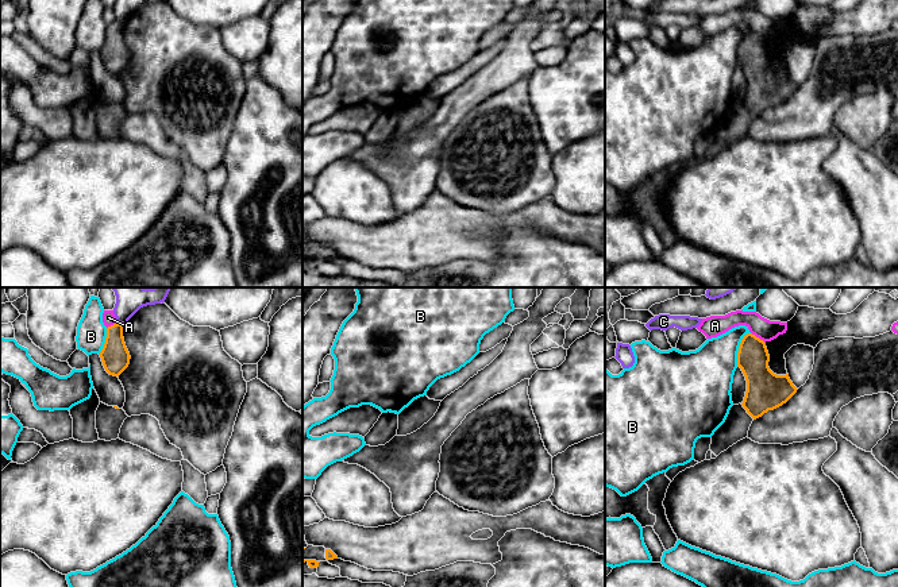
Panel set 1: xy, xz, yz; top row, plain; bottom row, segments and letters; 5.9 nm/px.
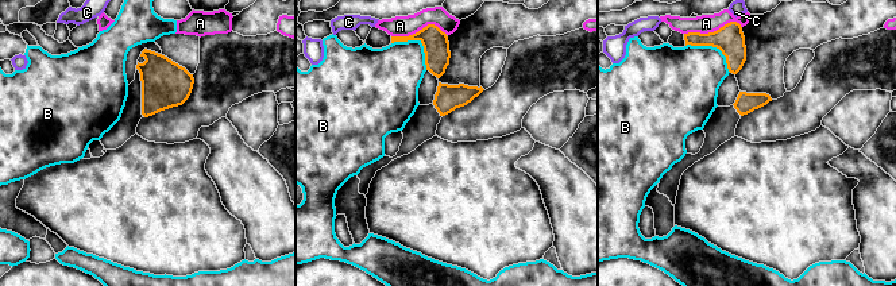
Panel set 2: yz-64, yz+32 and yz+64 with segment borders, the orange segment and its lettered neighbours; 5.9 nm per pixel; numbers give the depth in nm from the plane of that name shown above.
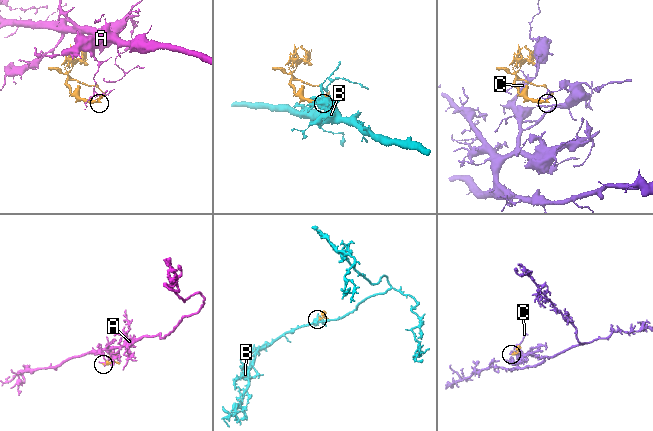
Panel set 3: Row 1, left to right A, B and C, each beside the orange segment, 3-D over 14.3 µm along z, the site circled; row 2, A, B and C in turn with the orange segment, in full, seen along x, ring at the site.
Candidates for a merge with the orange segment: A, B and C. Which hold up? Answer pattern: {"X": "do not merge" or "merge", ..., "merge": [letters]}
{"A": "do not merge", "B": "do not merge", "C": "do not merge", "merge": []}

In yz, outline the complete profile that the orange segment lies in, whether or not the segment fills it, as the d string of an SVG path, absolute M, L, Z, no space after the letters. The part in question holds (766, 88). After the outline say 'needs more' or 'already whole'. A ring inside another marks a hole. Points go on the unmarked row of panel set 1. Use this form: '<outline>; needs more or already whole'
M747 31L737 50L737 65L747 78L745 94L741 101L731 105L725 120L712 134L710 148L716 154L745 136L754 117L782 104L797 90L789 72L774 72L768 59L766 40Z; needs more

